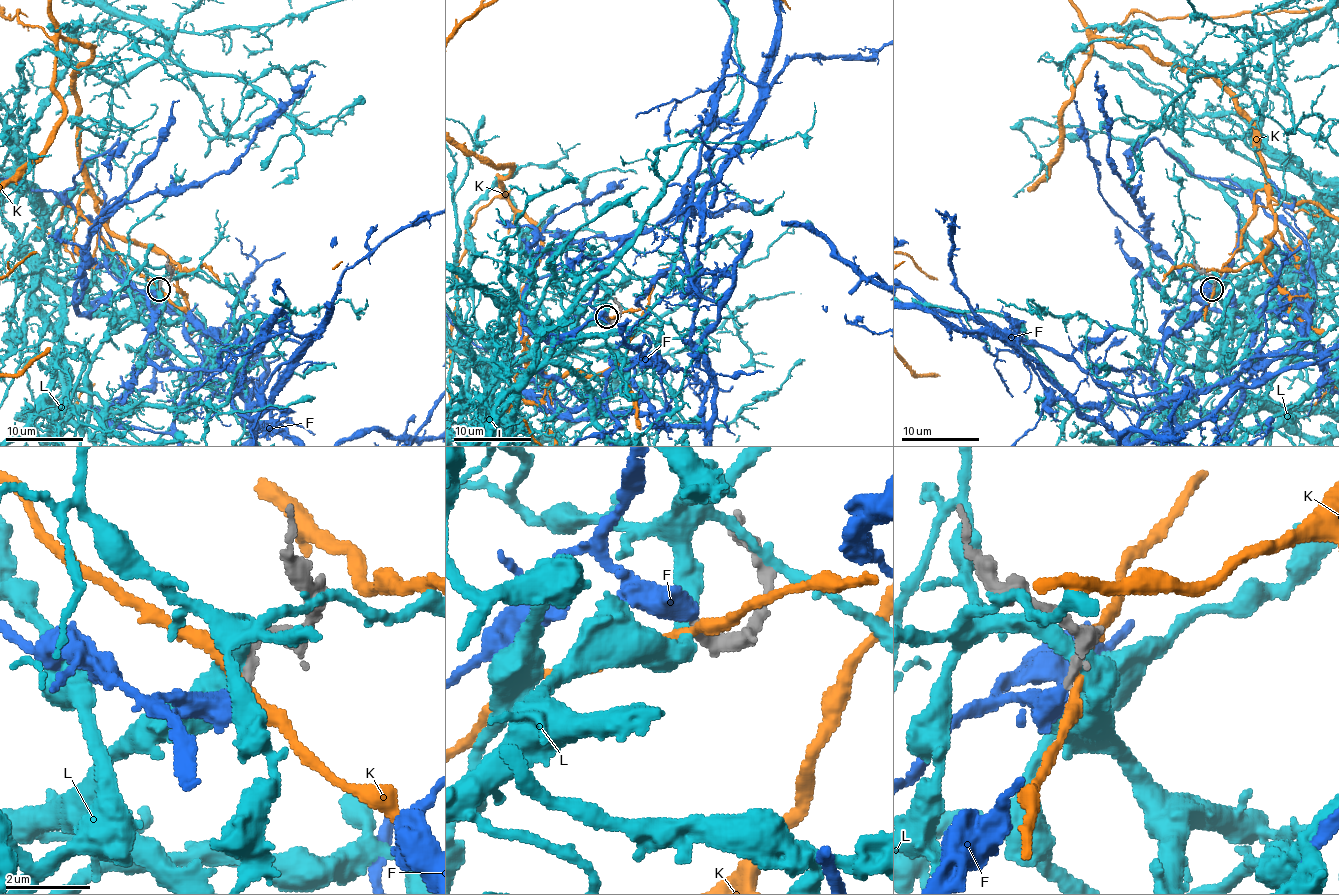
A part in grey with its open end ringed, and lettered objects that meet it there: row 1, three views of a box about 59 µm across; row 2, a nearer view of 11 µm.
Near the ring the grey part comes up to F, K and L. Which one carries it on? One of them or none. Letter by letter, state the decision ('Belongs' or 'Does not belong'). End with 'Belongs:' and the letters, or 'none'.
F: Belongs
K: Does not belong
L: Does not belong
Belongs: F

